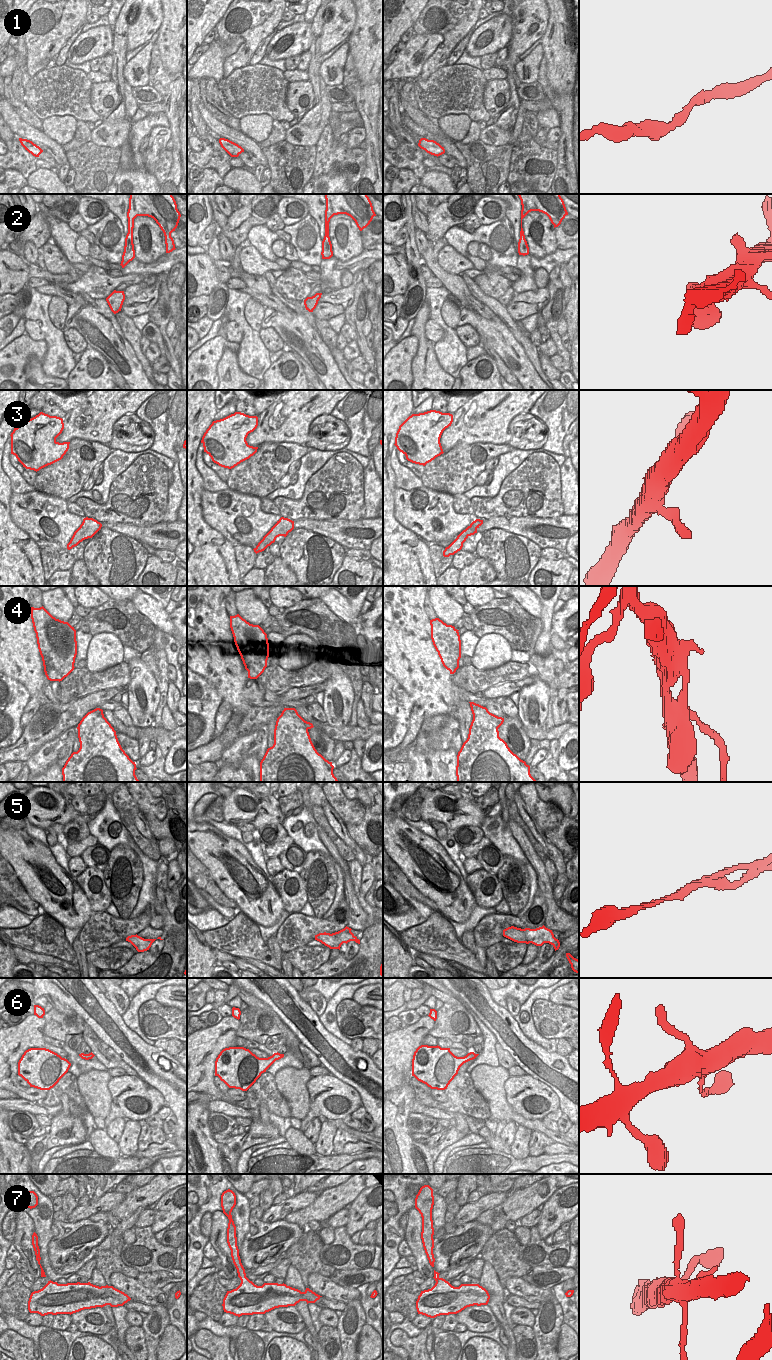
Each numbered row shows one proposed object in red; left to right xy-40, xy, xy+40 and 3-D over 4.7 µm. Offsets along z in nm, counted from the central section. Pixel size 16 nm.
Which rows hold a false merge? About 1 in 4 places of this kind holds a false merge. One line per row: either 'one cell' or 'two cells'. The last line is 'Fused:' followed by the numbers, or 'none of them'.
1: one cell
2: one cell
3: one cell
4: two cells
5: two cells
6: one cell
7: one cell
Fused: 4, 5

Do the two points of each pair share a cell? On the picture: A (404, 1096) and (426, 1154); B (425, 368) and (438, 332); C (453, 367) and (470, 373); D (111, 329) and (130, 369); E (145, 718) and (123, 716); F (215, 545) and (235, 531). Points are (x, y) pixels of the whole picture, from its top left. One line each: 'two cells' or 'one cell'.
A: one cell
B: two cells
C: two cells
D: one cell
E: two cells
F: two cells

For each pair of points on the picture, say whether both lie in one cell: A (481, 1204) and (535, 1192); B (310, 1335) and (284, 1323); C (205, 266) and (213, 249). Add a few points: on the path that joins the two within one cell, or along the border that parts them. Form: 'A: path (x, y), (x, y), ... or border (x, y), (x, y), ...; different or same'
A: border (508, 1195), (499, 1204), (484, 1212); different
B: border (294, 1306), (302, 1318), (305, 1327); different
C: border (206, 252), (216, 266), (222, 266); different

